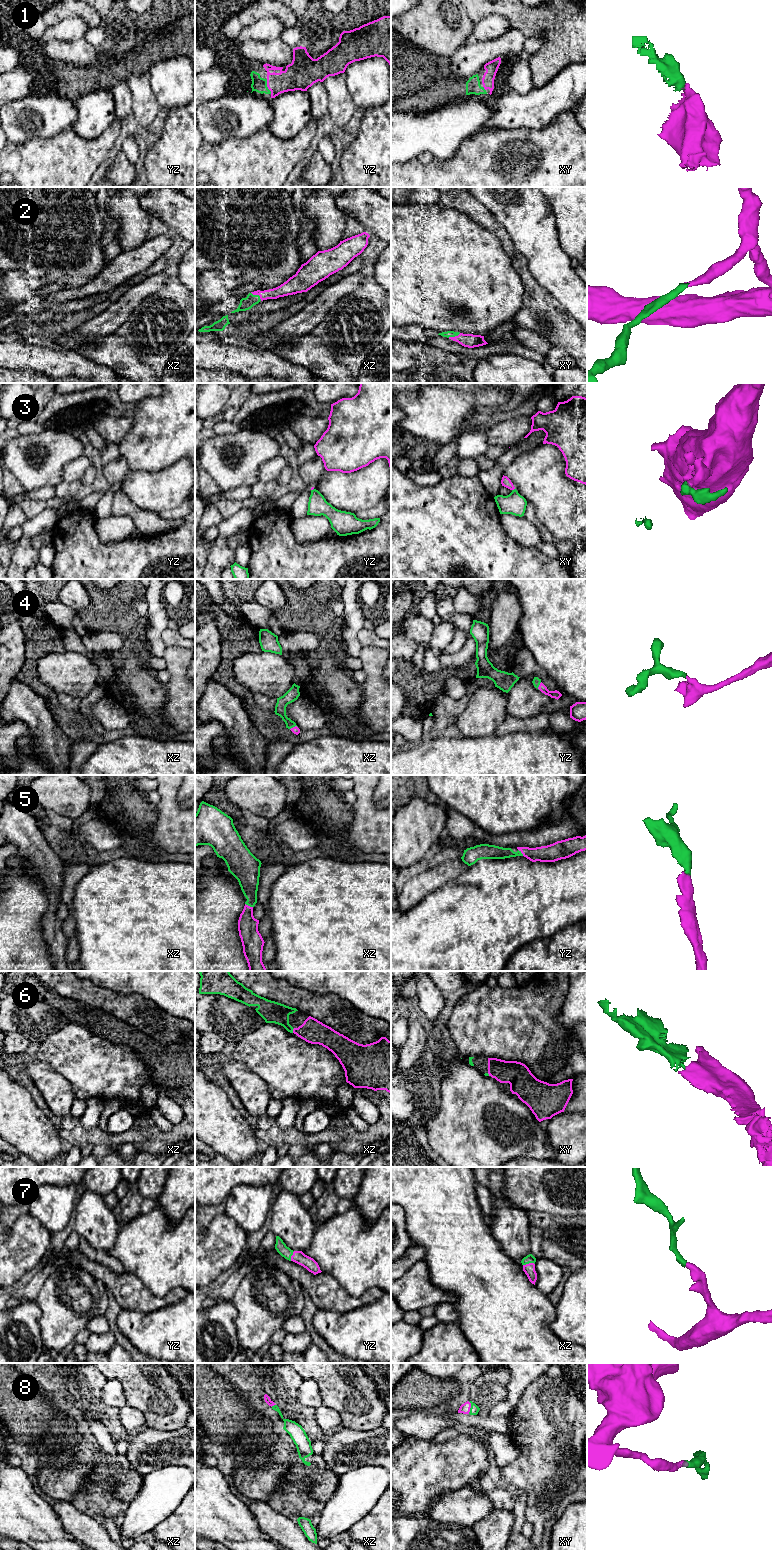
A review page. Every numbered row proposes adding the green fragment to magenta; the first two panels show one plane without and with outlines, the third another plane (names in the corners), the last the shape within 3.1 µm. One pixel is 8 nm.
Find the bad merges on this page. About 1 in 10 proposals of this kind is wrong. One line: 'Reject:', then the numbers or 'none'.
Reject: 3

